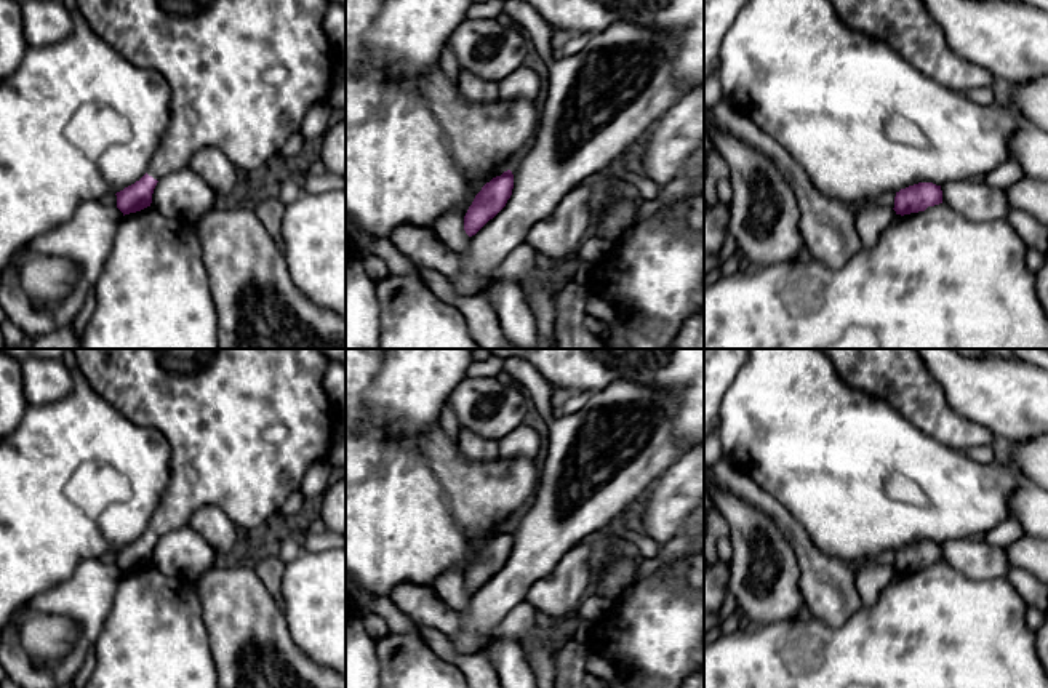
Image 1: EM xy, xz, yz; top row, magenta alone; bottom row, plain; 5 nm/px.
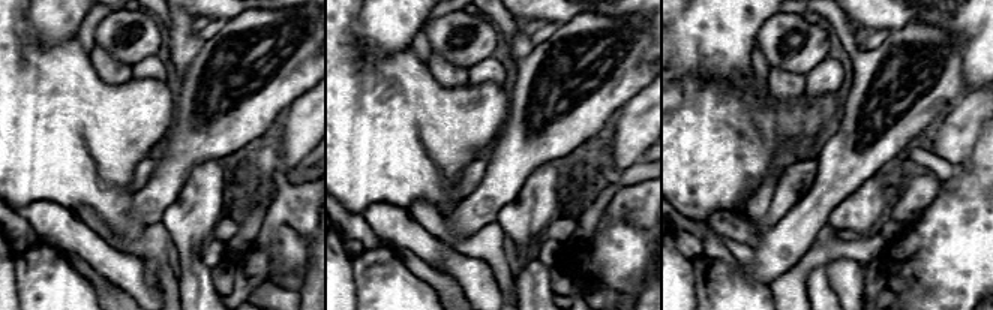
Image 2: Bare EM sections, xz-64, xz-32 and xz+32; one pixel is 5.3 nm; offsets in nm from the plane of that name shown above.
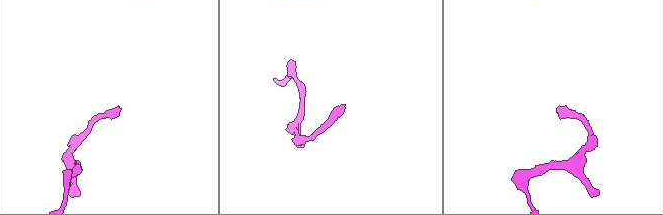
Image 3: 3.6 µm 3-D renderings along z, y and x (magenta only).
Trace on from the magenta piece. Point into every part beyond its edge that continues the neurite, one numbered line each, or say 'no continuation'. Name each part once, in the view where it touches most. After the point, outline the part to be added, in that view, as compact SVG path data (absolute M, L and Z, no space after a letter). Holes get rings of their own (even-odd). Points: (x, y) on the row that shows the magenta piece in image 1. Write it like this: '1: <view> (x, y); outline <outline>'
1: xy (242, 74); outline M78 0L78 13L86 19L94 34L128 62L141 69L157 70L168 82L171 91L171 120L146 171L158 181L176 170L189 168L192 157L203 147L218 147L222 150L240 173L253 176L264 174L288 138L299 131L307 110L314 104L326 101L334 86L338 58L323 30L323 19L330 3L330 0Z

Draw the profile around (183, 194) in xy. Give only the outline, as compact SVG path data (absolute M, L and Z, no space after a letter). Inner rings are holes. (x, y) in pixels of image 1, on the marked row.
M182 168L158 179L150 205L166 218L184 219L195 226L218 208L218 197L197 173Z

